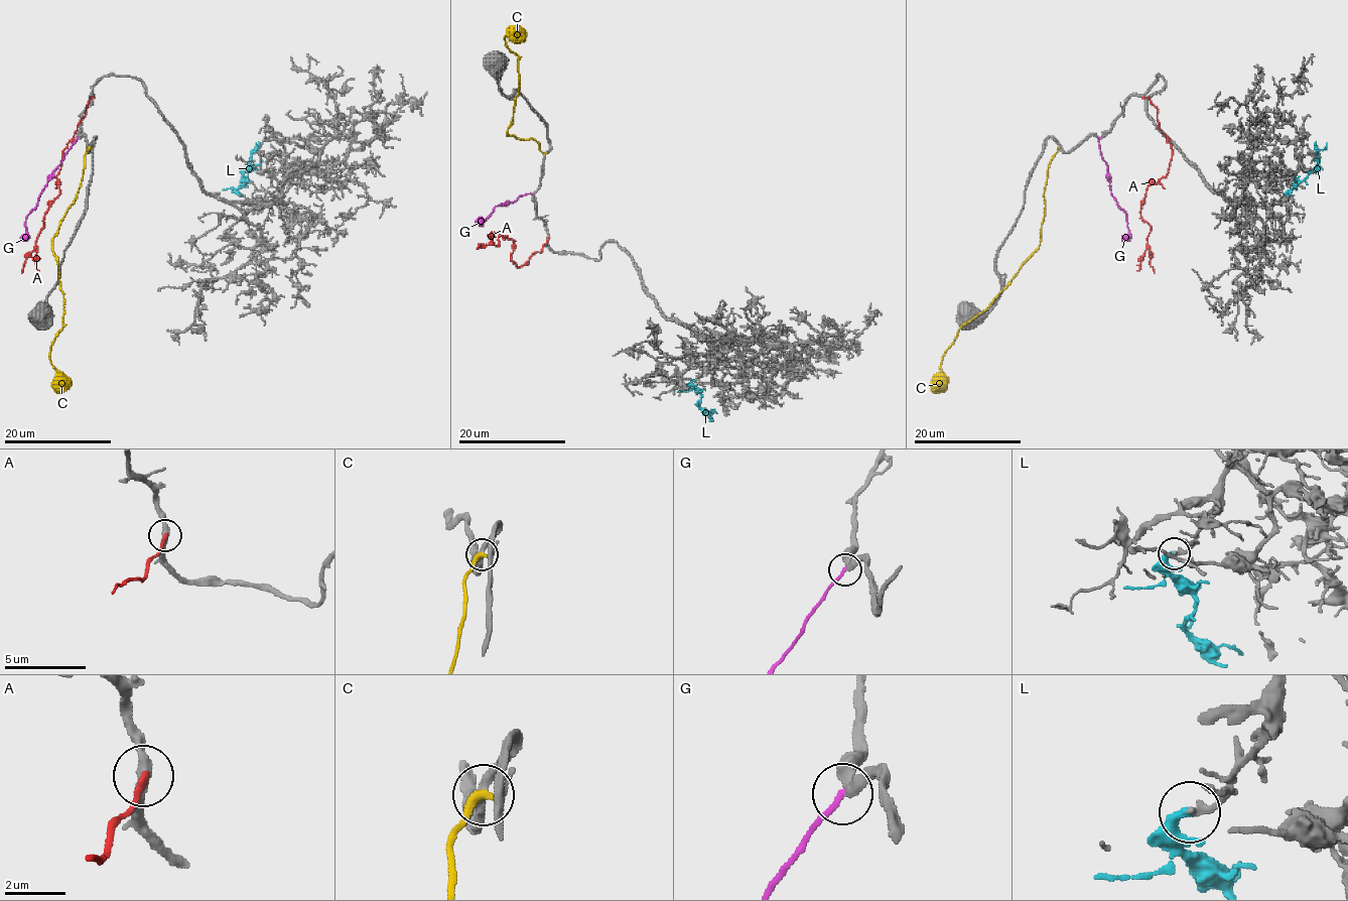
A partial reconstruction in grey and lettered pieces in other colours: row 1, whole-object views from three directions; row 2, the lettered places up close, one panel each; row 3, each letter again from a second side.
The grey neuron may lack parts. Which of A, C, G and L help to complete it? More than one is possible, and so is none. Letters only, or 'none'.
L

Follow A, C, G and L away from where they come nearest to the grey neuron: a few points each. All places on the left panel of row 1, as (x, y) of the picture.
A: (93, 97), (86, 114), (63, 150), (56, 176), (59, 195), (44, 217), (35, 248), (24, 262), (21, 273)
C: (90, 146), (76, 201), (52, 238), (63, 327), (49, 359), (63, 391)
G: (78, 138), (37, 205), (28, 214), (25, 241)
L: (240, 194), (237, 190), (246, 181), (244, 173), (256, 150), (256, 142)

